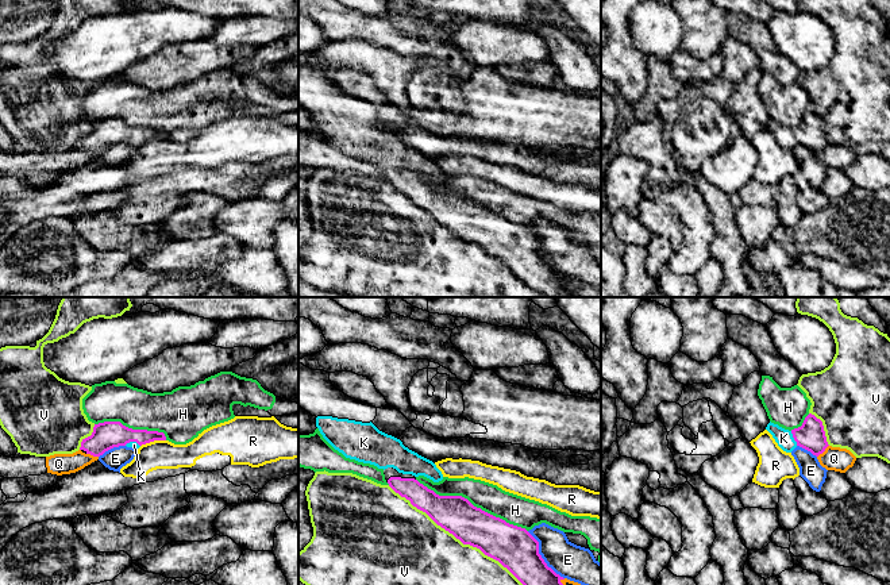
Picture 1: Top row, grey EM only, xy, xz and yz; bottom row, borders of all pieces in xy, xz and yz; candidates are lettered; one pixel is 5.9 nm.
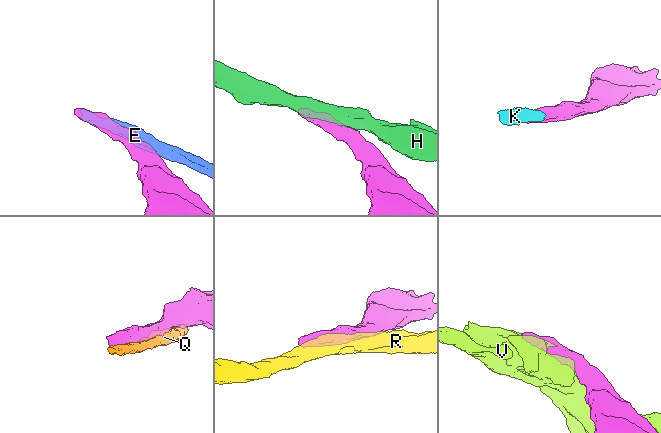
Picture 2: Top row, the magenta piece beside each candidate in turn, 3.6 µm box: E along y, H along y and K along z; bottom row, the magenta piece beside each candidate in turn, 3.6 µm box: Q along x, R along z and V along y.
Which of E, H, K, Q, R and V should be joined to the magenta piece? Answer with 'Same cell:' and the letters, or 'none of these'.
Same cell: K

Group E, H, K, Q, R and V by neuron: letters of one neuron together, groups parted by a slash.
E / H / K / Q / R / V

